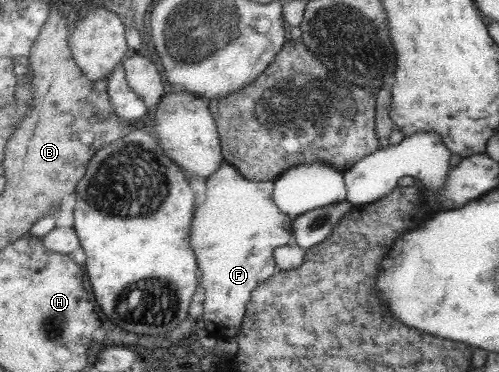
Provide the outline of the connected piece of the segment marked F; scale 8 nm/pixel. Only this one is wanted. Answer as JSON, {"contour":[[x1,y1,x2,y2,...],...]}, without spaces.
{"contour":[[225,160,212,176,205,179,205,199,194,209,194,228,190,228,189,245,194,248,194,256,198,256,199,279,203,290,203,315,208,337,224,340,236,335,240,330,242,316,250,295,260,284,264,283,277,271,273,251,287,245,292,238,293,218,283,213,272,199,273,181,246,180]]}

